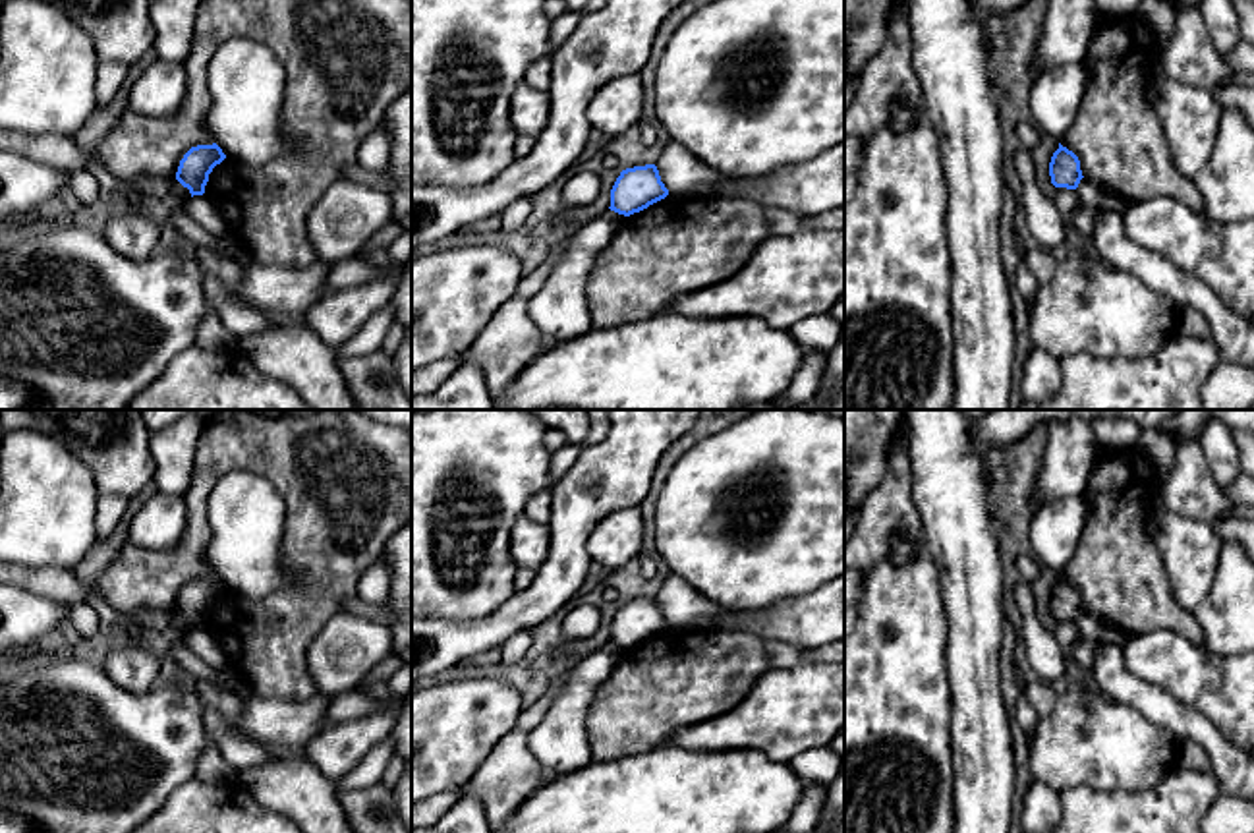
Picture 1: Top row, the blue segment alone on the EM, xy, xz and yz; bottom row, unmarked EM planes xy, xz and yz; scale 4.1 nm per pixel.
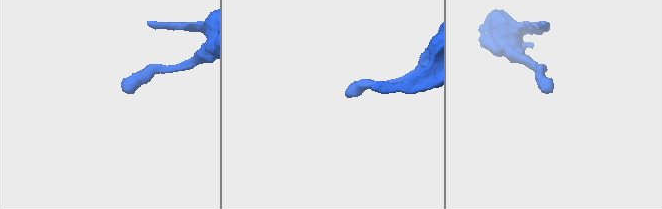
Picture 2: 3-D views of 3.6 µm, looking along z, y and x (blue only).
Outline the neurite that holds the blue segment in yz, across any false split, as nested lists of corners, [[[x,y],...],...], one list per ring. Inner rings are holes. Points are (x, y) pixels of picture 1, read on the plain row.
[[[1059,576],[1049,595],[1049,609],[1055,620],[1076,622],[1082,609],[1078,589]]]

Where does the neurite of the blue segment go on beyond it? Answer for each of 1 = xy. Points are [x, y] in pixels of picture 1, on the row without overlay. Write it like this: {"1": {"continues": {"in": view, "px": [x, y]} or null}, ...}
{"1": {"continues": null}}

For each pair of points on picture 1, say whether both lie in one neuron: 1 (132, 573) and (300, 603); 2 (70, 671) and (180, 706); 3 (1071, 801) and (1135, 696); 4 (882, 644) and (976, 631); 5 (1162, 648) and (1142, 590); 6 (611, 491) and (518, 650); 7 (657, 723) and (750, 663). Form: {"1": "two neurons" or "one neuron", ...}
{"1": "one neuron", "2": "one neuron", "3": "two neurons", "4": "two neurons", "5": "two neurons", "6": "two neurons", "7": "one neuron"}

